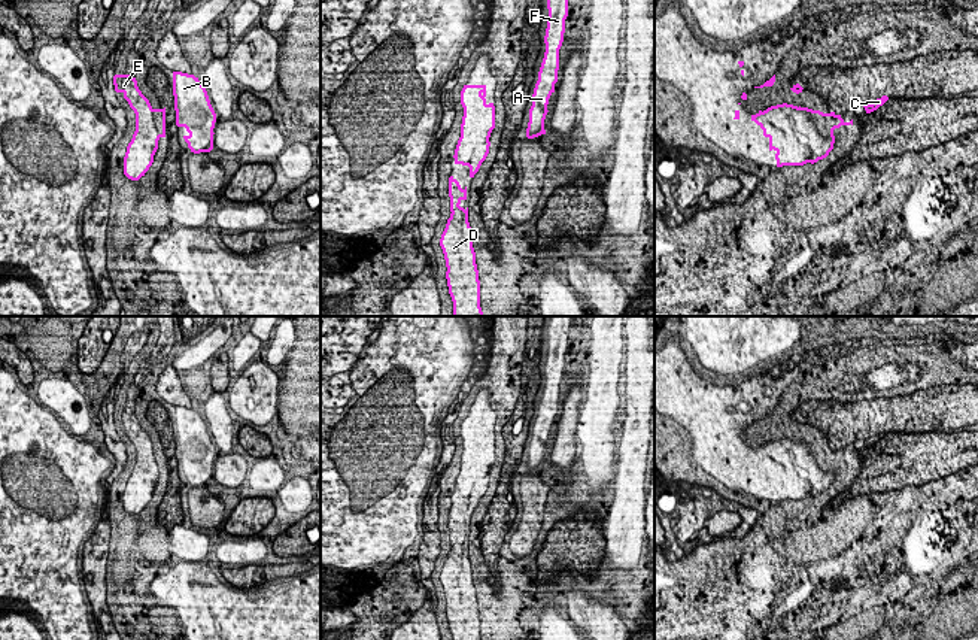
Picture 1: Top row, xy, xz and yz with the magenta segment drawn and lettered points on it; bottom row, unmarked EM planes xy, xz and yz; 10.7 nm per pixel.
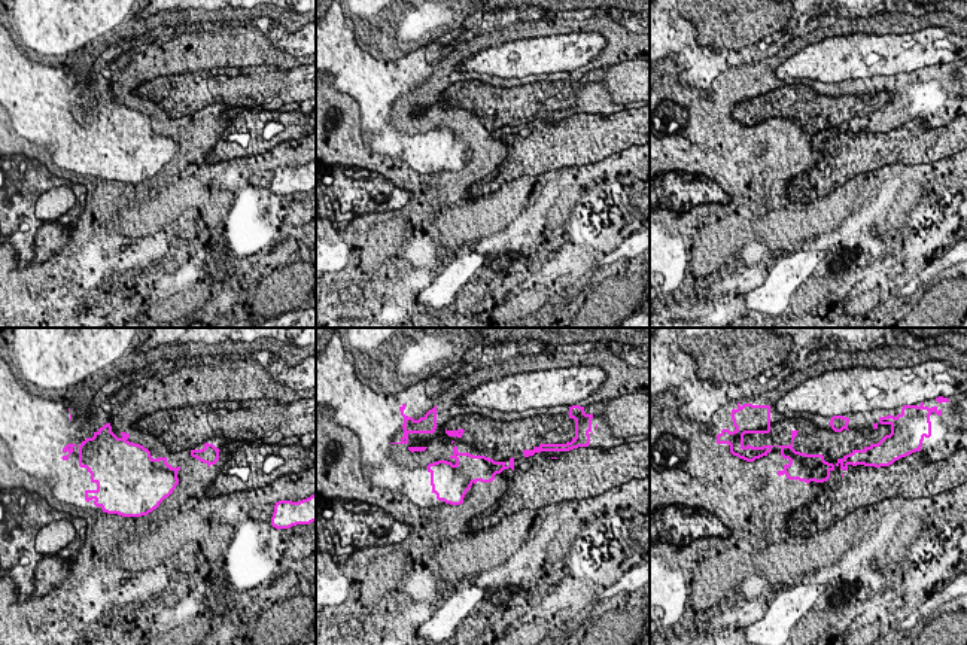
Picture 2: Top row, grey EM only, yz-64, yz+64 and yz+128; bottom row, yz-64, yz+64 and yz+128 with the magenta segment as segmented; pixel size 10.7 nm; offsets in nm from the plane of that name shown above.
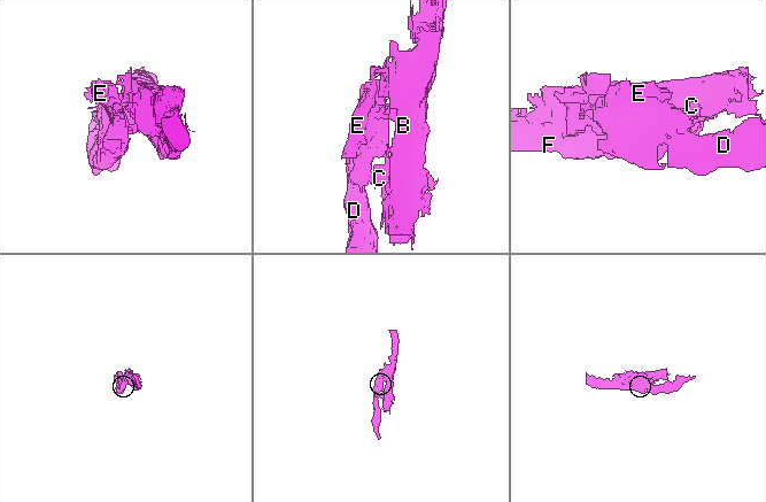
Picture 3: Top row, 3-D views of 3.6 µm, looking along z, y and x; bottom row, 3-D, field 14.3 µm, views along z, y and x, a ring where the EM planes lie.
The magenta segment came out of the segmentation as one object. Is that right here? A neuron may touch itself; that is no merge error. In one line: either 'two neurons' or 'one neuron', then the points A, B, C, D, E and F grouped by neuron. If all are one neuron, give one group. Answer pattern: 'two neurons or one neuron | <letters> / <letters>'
two neurons | A B C F / D E

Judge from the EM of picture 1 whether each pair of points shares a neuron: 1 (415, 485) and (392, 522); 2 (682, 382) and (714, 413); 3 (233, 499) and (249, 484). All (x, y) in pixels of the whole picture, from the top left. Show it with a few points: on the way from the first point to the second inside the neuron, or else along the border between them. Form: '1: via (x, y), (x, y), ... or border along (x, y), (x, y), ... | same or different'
1: border along (373, 503), (401, 491), (416, 510) | different
2: via (689, 390), (707, 408) | same
3: via (237, 494), (245, 487) | same

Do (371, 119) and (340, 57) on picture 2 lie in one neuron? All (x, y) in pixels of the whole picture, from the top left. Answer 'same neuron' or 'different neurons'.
same neuron

